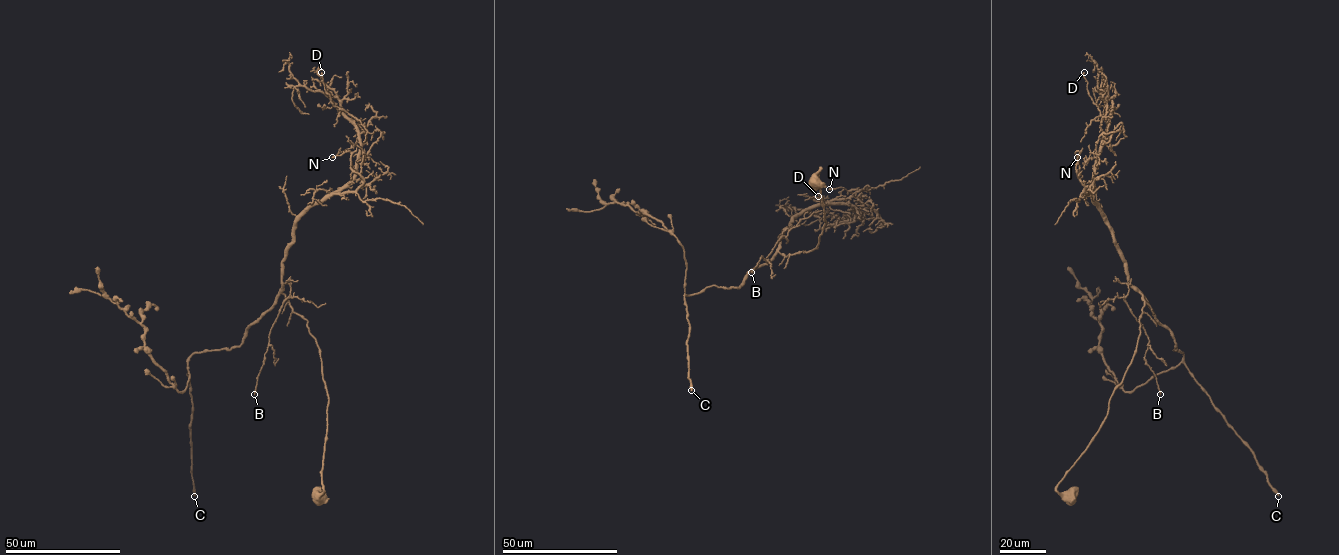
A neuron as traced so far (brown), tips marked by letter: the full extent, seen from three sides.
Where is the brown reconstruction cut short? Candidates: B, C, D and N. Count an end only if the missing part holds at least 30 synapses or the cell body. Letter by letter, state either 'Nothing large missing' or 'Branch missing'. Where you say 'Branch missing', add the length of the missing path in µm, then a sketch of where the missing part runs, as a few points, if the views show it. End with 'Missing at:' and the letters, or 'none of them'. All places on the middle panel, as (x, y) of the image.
B: Nothing large missing
C: Branch missing. Missing length about 550 µm
D: Nothing large missing
N: Nothing large missing
Missing at: C

